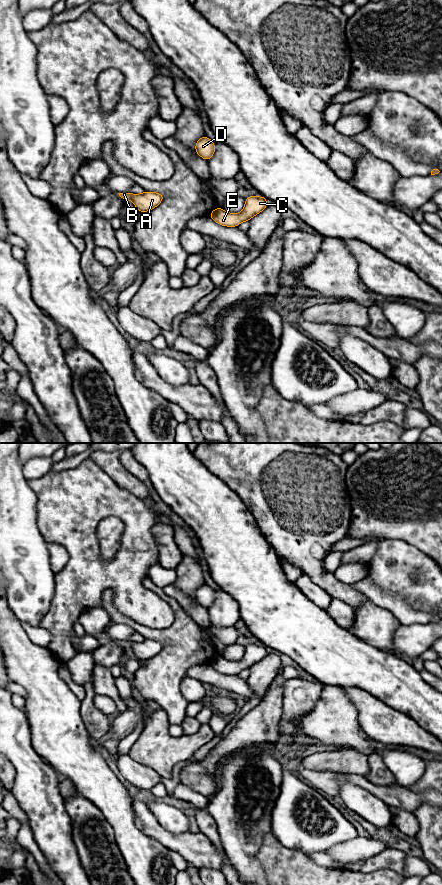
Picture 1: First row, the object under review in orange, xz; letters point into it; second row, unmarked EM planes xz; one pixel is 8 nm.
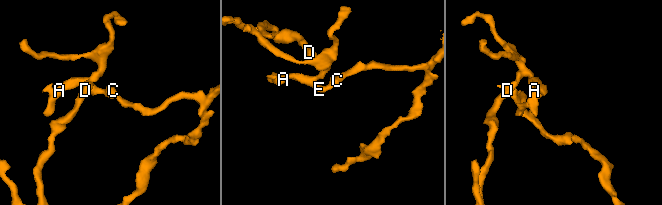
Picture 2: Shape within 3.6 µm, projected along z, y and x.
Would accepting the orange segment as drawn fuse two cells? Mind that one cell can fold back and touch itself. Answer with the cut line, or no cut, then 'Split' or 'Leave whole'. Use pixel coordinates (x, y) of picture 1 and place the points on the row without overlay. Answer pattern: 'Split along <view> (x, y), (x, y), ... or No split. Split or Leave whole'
No split. Leave whole

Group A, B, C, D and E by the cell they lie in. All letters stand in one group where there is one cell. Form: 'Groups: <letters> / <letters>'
Groups: A B C D E

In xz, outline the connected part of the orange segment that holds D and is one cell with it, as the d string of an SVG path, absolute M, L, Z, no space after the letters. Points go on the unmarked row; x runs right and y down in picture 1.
M201 585L195 593L196 601L208 609L215 601L215 591L208 585Z

